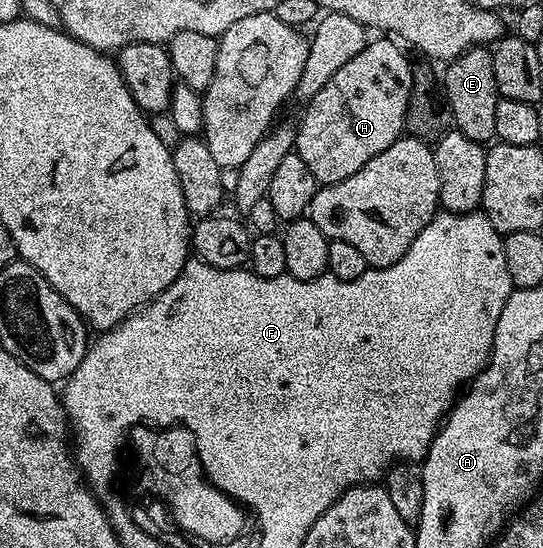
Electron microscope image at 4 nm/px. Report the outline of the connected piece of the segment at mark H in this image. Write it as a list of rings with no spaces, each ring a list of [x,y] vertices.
[[[377,38],[381,39],[369,41],[361,52],[327,81],[319,93],[315,93],[304,108],[306,111],[301,123],[296,124],[295,154],[303,157],[303,162],[307,164],[307,169],[311,169],[318,184],[338,183],[351,177],[351,173],[359,173],[359,169],[363,169],[363,165],[367,165],[371,157],[383,153],[383,149],[402,138],[405,131],[406,109],[415,73],[392,38]]]

